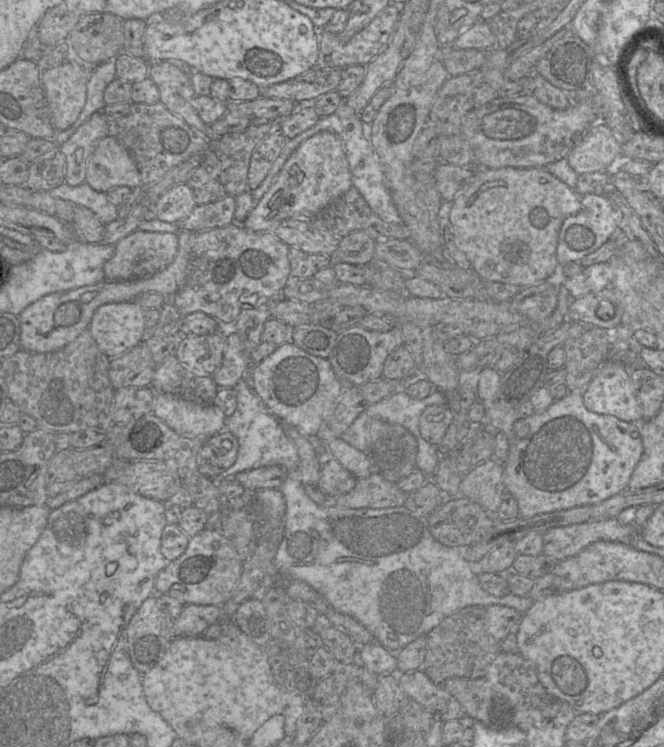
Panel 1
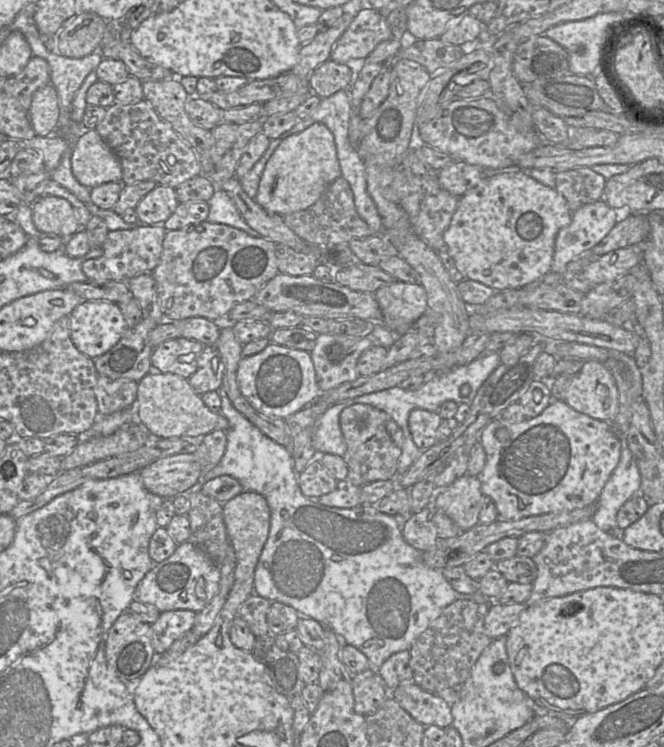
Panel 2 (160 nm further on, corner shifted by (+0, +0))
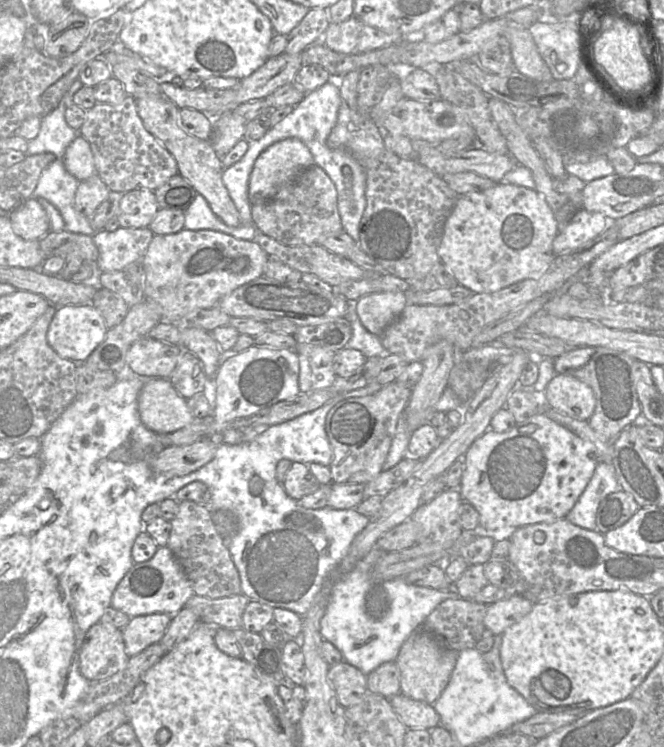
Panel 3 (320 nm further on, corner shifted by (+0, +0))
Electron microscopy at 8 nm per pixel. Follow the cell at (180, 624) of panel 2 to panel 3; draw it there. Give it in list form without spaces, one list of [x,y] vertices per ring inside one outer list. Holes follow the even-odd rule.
[[[166,613],[132,616],[129,623],[121,629],[129,658],[158,643],[164,636],[172,616]]]

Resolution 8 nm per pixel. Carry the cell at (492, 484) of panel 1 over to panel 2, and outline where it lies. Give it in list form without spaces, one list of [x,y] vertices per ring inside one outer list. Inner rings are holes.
[[[465,475],[439,490],[432,504],[465,532],[479,524],[479,512],[485,497],[479,478]]]

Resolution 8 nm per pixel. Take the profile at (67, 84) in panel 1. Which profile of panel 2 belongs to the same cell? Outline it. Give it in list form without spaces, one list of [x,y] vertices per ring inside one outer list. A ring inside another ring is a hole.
[[[51,83],[34,93],[28,113],[37,136],[53,136],[57,129],[59,105],[57,91]]]

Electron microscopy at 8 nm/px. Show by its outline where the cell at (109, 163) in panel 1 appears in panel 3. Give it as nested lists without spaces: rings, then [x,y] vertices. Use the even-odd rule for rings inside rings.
[[[79,133],[65,151],[64,166],[79,182],[97,175],[90,144]]]

